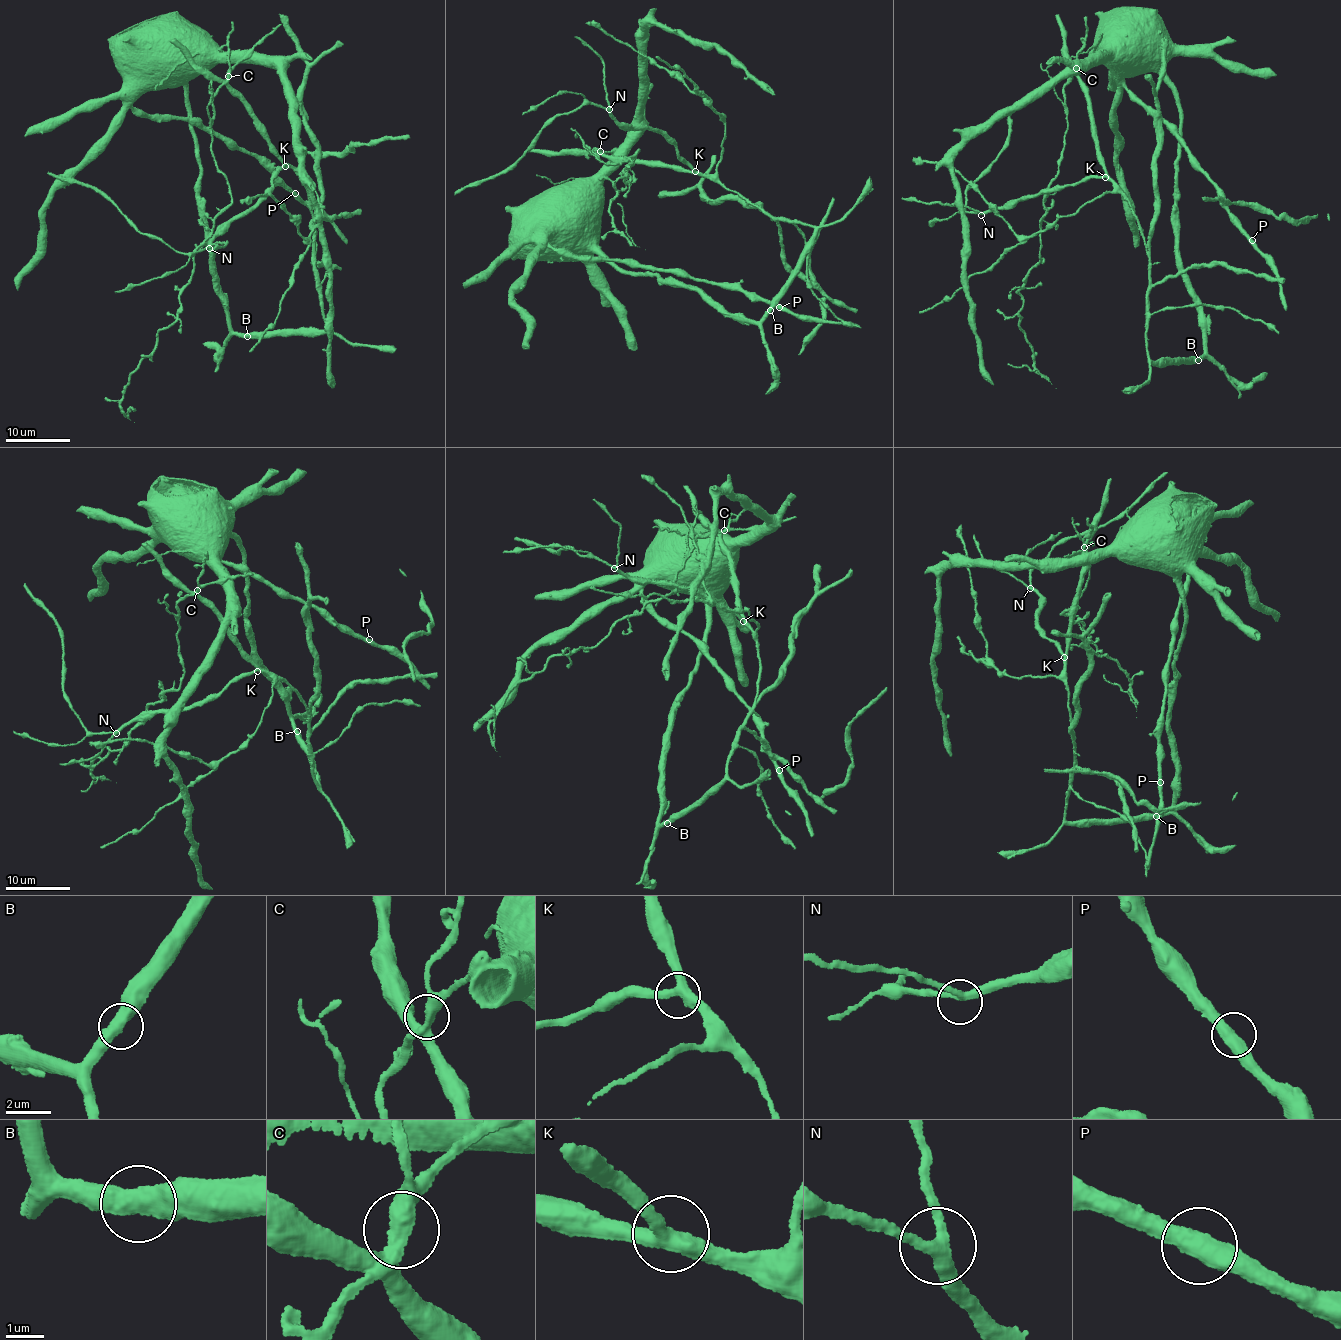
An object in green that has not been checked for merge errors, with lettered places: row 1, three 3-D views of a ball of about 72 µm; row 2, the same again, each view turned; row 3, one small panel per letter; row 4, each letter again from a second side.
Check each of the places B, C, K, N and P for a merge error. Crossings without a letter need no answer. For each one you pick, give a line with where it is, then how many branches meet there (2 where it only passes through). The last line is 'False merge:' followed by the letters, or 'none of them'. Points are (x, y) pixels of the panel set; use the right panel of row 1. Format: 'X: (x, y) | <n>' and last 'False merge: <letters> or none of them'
C: (1076, 68) | 2
False merge: C

